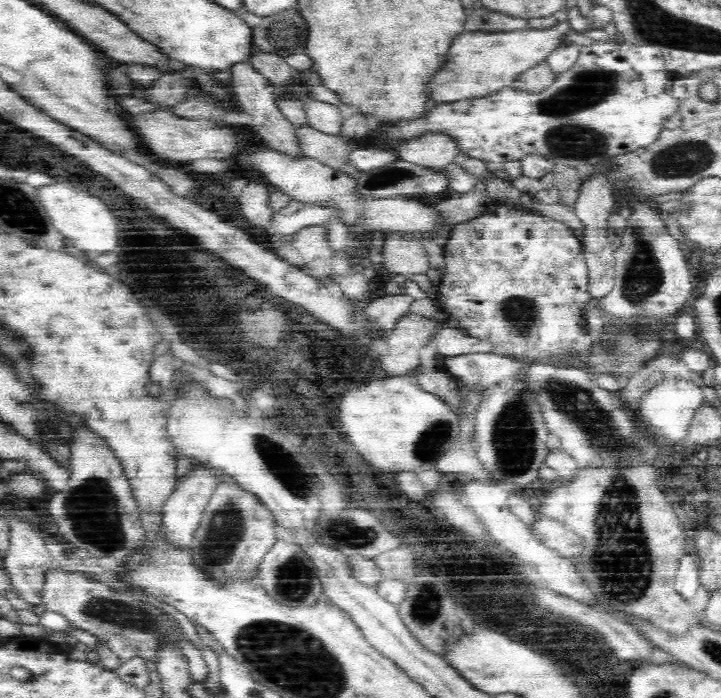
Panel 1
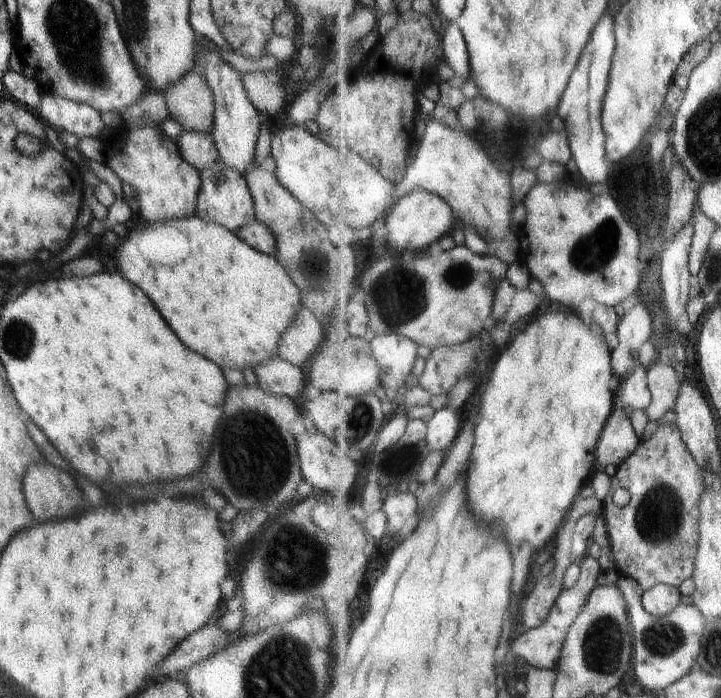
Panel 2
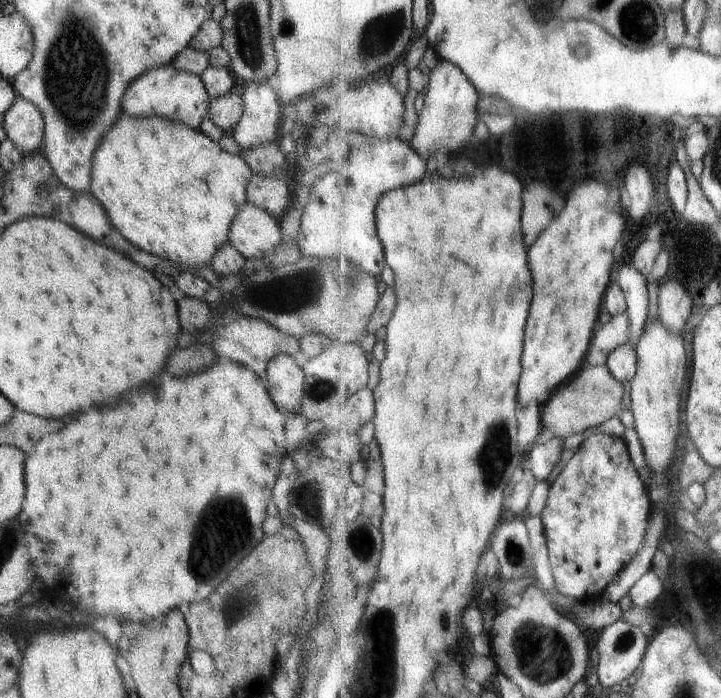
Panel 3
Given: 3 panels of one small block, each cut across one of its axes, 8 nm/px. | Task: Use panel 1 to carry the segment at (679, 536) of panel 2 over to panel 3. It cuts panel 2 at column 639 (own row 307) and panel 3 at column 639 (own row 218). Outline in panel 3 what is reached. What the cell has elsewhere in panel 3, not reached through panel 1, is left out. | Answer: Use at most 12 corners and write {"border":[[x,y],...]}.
{"border":[[597,430],[542,516],[562,595],[601,599],[655,522],[626,441]]}

